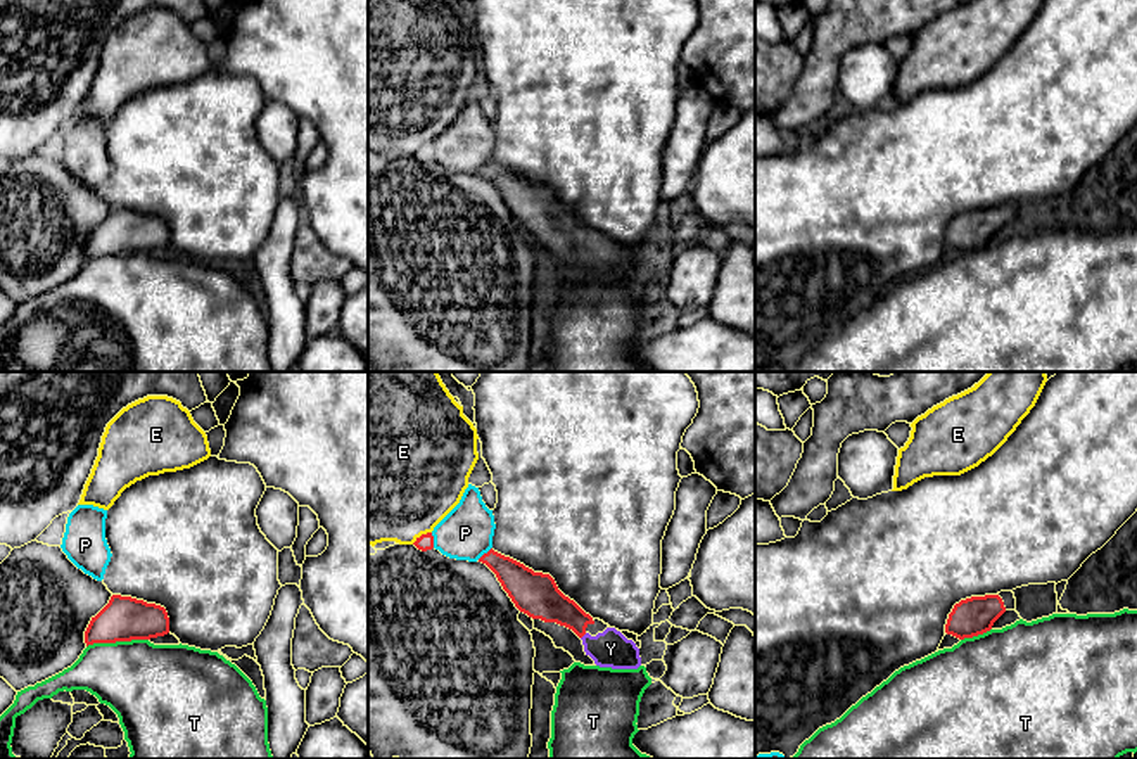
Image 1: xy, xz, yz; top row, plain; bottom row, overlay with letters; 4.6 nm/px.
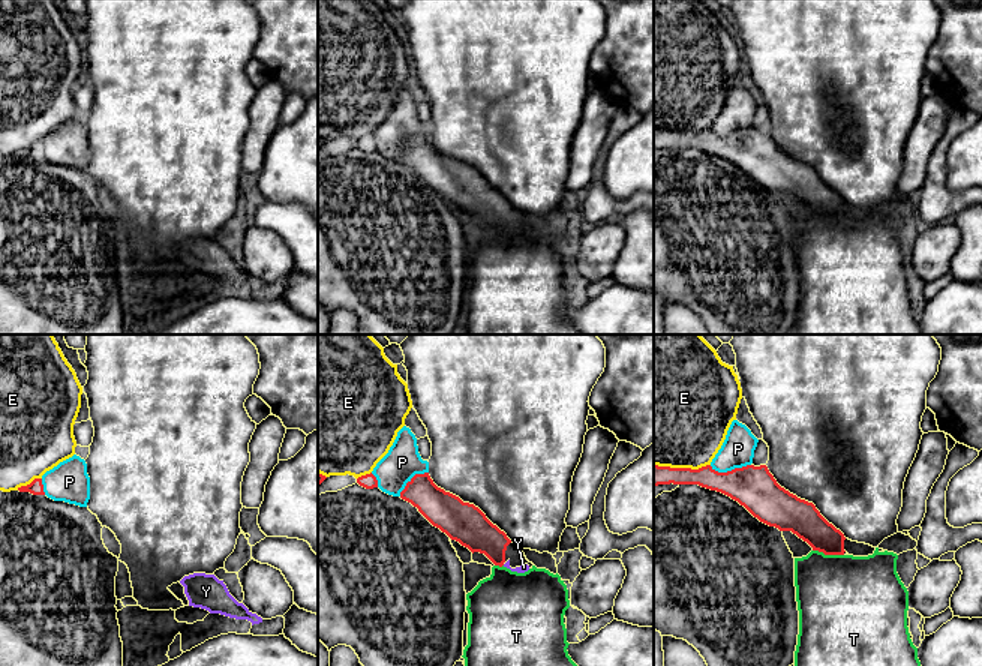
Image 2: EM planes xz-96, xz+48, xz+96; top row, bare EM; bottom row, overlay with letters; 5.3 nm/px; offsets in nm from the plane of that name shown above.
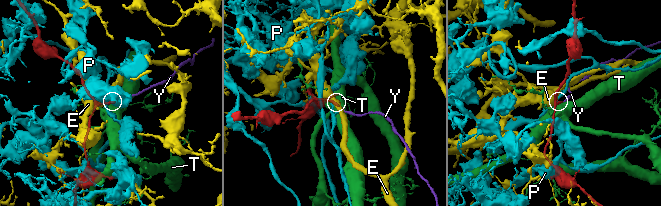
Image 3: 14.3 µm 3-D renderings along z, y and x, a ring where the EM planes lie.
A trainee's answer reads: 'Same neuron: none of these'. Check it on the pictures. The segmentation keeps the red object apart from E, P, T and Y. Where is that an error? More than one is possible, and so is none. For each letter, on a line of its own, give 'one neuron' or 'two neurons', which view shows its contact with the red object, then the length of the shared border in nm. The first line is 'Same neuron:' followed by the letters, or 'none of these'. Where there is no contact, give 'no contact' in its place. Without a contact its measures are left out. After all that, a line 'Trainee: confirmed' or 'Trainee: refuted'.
Same neuron: Y
E: two neurons; meets red in xz; contact 110 nm long
P: two neurons; meets red in xz; contact 70 nm long
T: two neurons; meets red in xy; contact 300 nm long
Y: one neuron; meets red in xz; contact 40 nm long
Trainee: refuted

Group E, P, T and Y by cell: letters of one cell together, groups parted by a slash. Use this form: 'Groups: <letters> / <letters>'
Groups: E / P / T / Y

